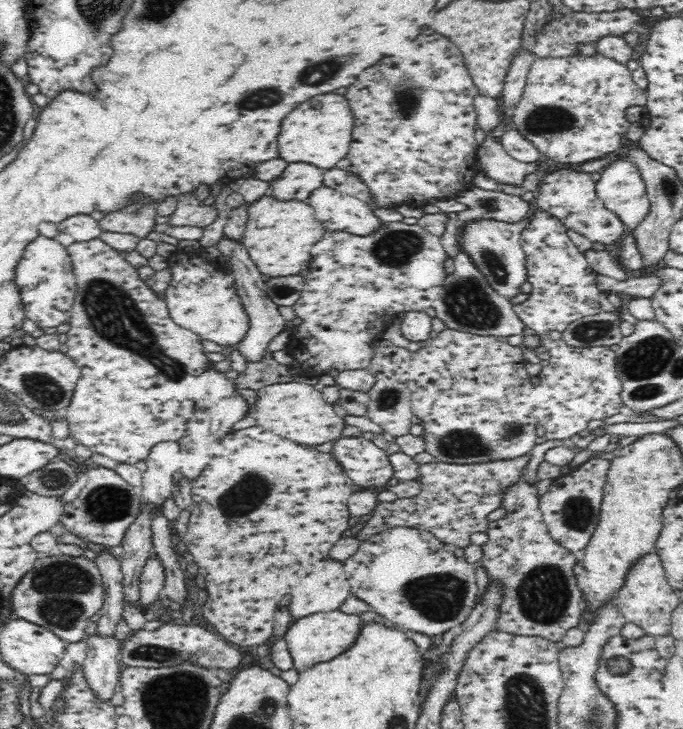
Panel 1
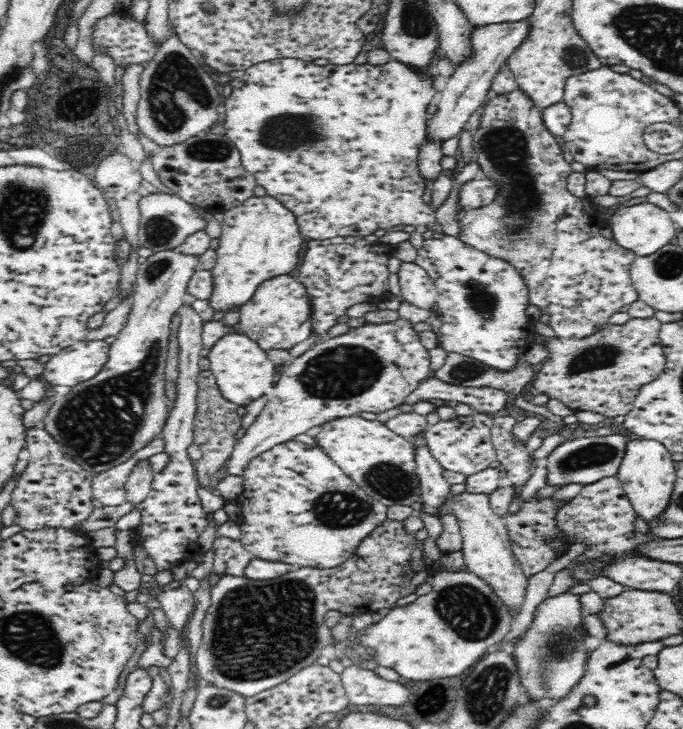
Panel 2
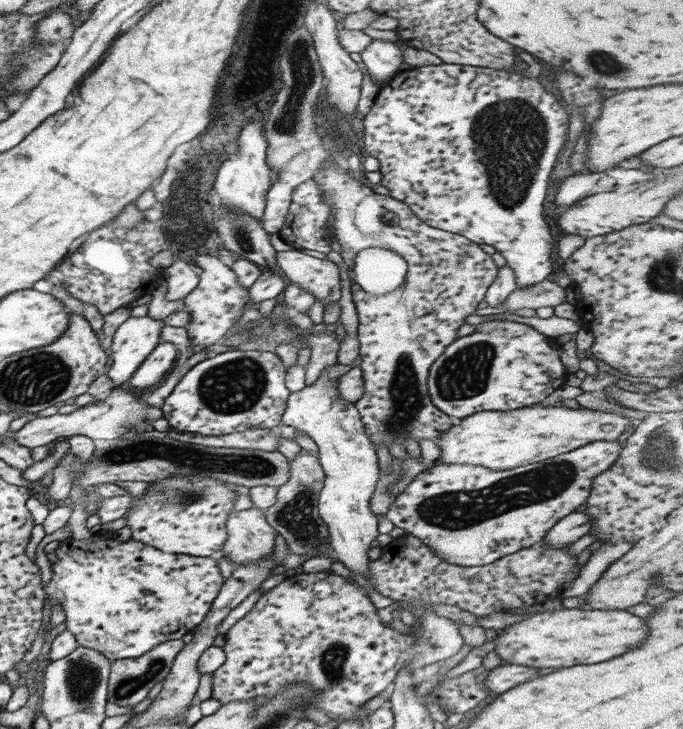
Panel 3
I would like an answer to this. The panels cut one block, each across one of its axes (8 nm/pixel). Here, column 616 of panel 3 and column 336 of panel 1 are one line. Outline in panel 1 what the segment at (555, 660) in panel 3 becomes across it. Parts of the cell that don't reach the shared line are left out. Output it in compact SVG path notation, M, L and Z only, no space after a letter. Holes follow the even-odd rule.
M342 611L316 612L304 618L292 621L283 637L290 651L293 668L303 671L319 662L328 662L348 650L360 632L360 626L365 622L357 614L346 614Z

